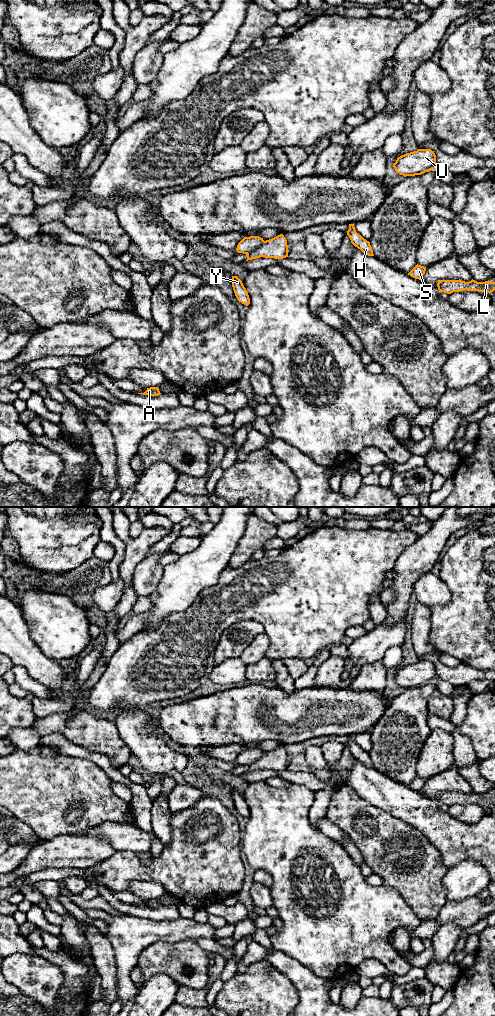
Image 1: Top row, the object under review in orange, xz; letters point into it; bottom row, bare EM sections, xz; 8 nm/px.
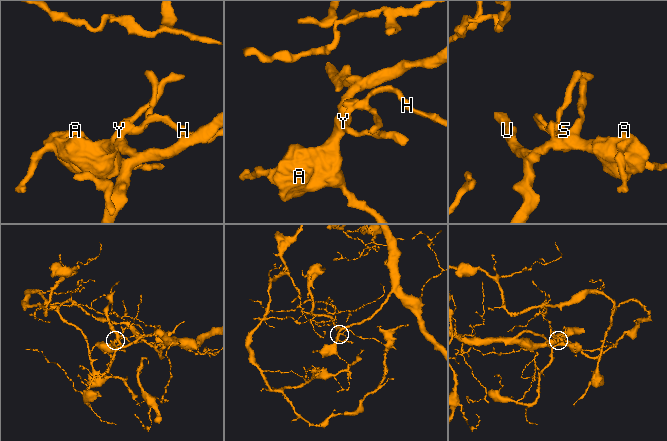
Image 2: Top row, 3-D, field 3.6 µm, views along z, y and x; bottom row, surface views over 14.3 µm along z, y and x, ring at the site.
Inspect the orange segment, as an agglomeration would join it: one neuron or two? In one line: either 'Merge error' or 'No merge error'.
Merge error

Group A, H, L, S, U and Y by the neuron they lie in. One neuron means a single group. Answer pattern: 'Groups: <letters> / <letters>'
Groups: A U Y / H L S

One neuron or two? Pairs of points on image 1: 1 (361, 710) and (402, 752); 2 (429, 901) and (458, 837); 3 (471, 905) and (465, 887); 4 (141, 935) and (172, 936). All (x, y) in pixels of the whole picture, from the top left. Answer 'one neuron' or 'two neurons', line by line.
1: two neurons
2: two neurons
3: two neurons
4: one neuron

